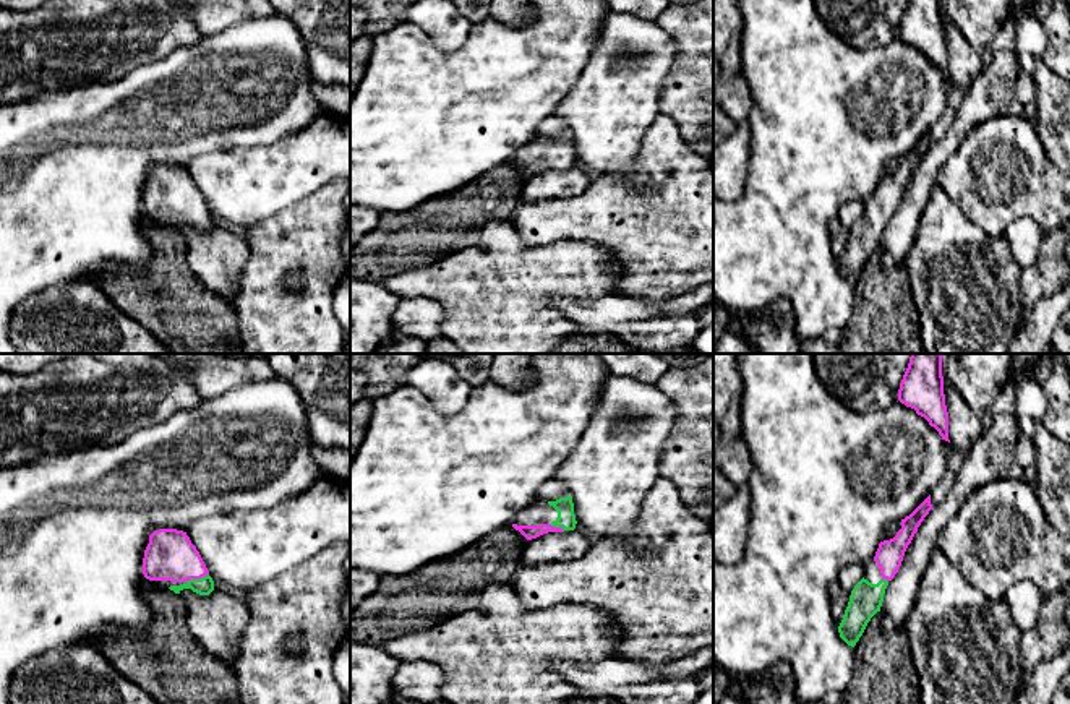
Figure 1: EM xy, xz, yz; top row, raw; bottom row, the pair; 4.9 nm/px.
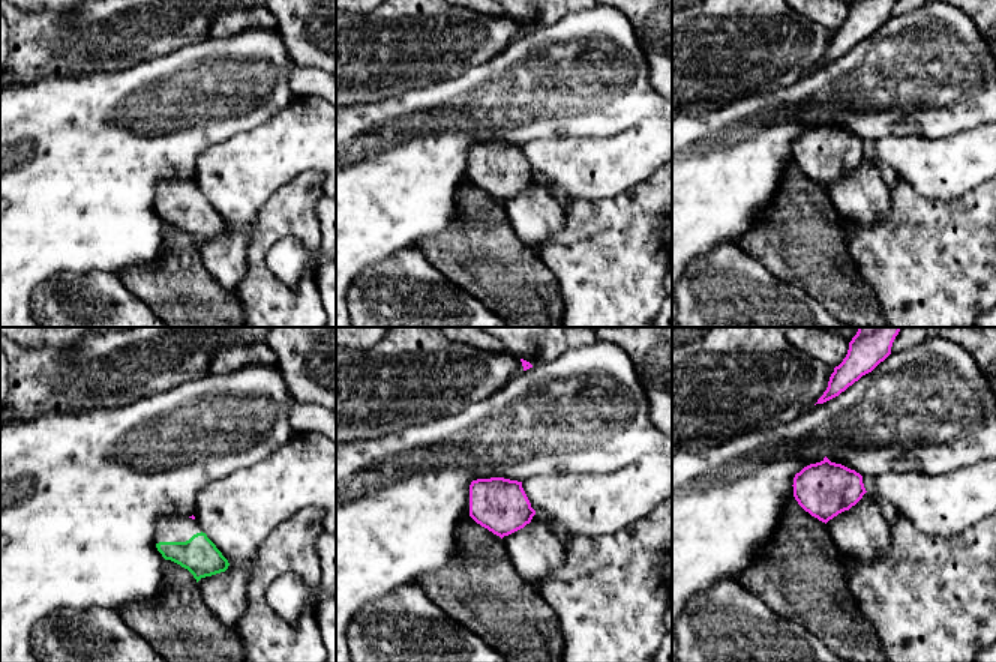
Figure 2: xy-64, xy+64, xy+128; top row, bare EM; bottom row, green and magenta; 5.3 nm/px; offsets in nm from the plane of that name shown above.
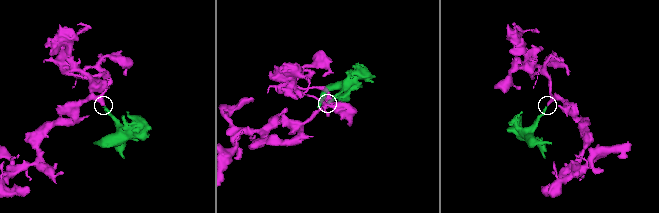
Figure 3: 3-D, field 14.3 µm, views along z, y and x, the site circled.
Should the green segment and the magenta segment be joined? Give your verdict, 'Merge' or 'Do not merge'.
Merge

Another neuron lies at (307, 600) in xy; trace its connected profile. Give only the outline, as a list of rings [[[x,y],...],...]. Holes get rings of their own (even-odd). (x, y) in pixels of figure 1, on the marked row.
[[[345,543],[329,545],[308,561],[261,584],[243,597],[248,623],[238,641],[235,675],[240,704],[342,704],[344,696],[334,678],[332,660],[337,647],[350,636],[342,620],[342,600],[350,577],[345,574]],[[297,636],[302,642],[298,654],[287,650],[287,639]]]

